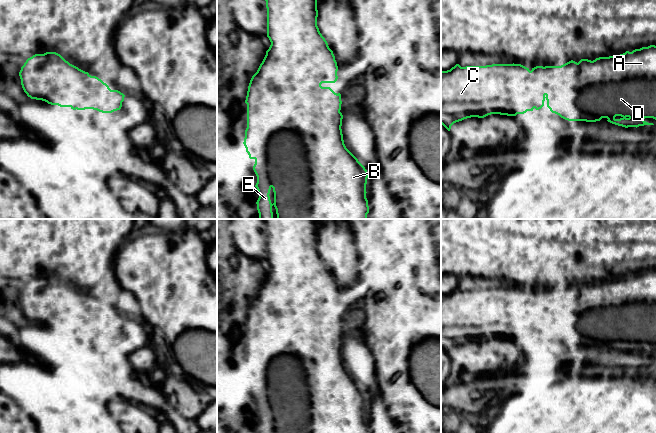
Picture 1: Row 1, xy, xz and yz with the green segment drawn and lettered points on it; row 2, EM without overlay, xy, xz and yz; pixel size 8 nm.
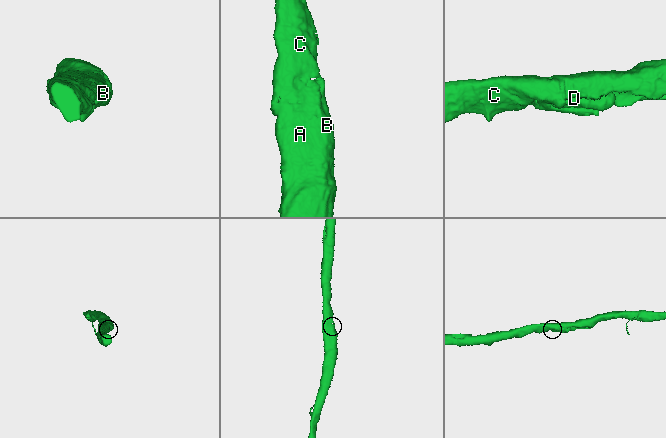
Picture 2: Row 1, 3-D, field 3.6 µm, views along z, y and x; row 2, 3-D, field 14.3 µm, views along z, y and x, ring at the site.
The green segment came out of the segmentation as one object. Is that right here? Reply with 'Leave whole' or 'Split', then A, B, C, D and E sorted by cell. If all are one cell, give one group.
Leave whole. Groups: A B C D E

